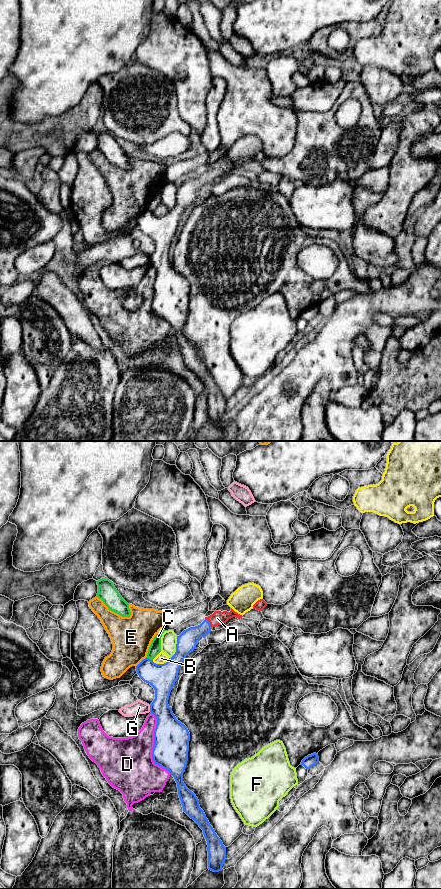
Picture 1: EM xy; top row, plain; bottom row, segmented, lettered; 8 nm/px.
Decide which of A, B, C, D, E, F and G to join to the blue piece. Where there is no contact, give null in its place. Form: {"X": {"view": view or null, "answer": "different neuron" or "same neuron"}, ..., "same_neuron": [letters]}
{"A": {"view": "xy", "answer": "same neuron"}, "B": {"view": "xy", "answer": "different neuron"}, "C": {"view": "xy", "answer": "different neuron"}, "D": {"view": "xy", "answer": "different neuron"}, "E": {"view": "xy", "answer": "different neuron"}, "F": {"view": "xy", "answer": "different neuron"}, "G": {"view": "xy", "answer": "different neuron"}, "same_neuron": ["A"]}

